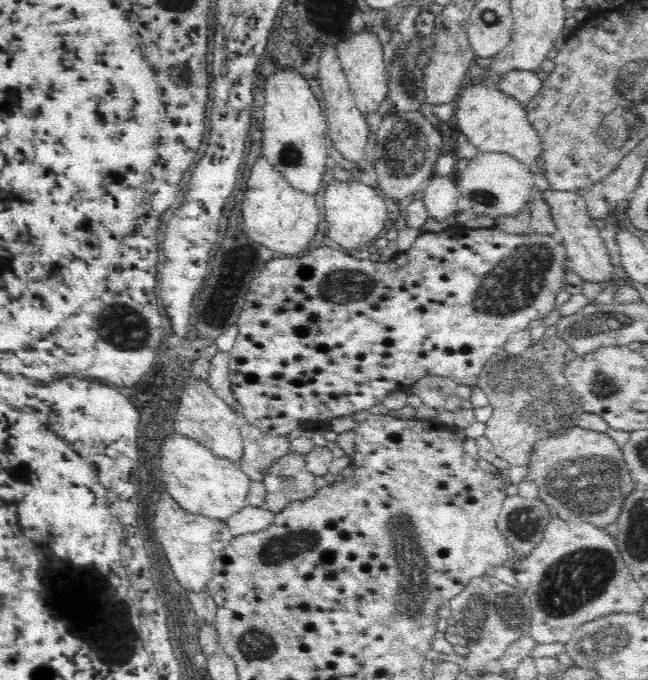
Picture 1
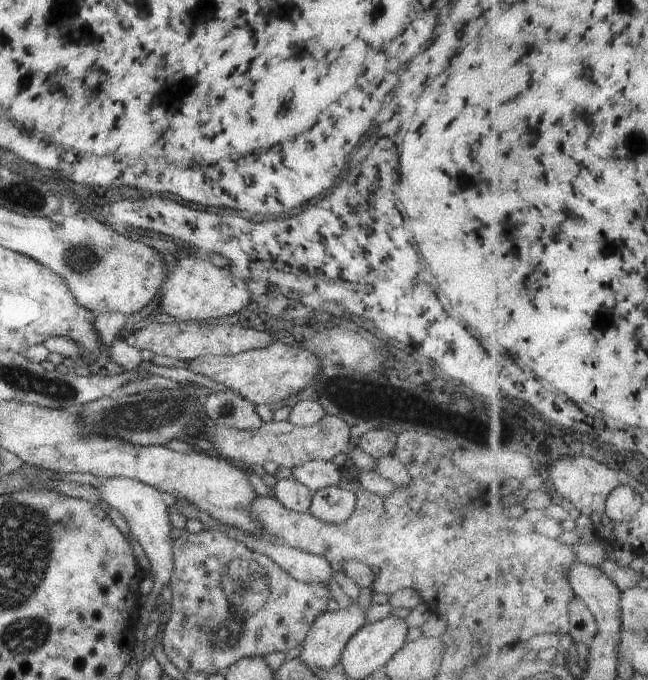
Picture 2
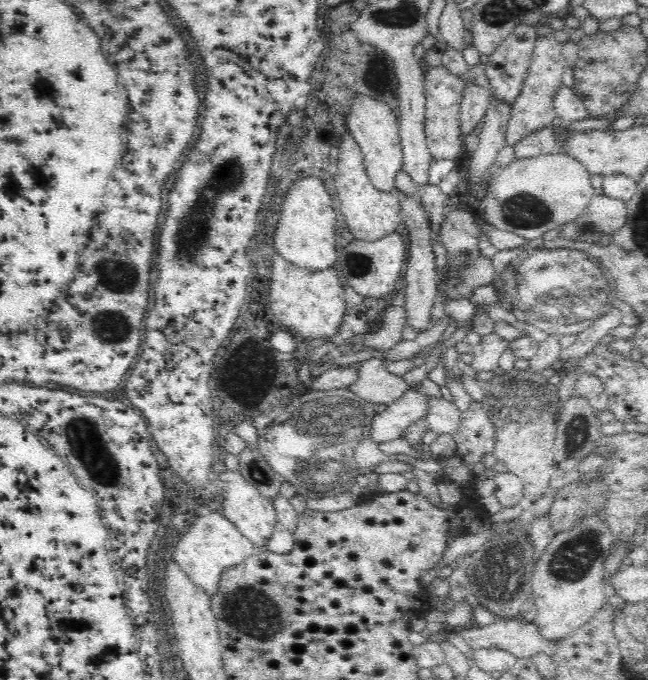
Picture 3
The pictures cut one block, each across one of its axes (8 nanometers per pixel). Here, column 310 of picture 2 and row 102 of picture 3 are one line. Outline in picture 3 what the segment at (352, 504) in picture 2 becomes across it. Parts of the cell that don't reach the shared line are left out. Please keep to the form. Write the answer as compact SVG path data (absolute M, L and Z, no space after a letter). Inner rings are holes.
M518 24L514 28L514 32L506 37L489 56L485 64L485 72L489 82L488 88L499 102L505 102L509 106L514 104L514 100L520 94L522 84L526 80L528 66L530 66L530 58L538 38L534 26Z

